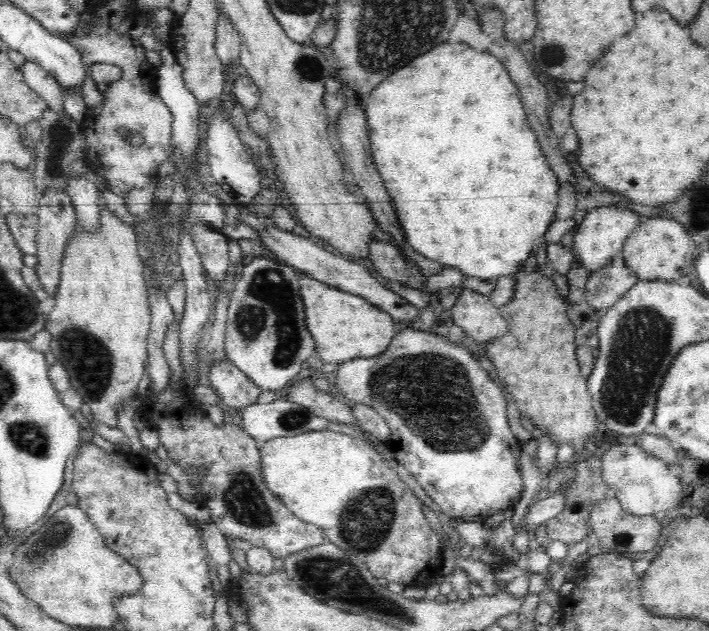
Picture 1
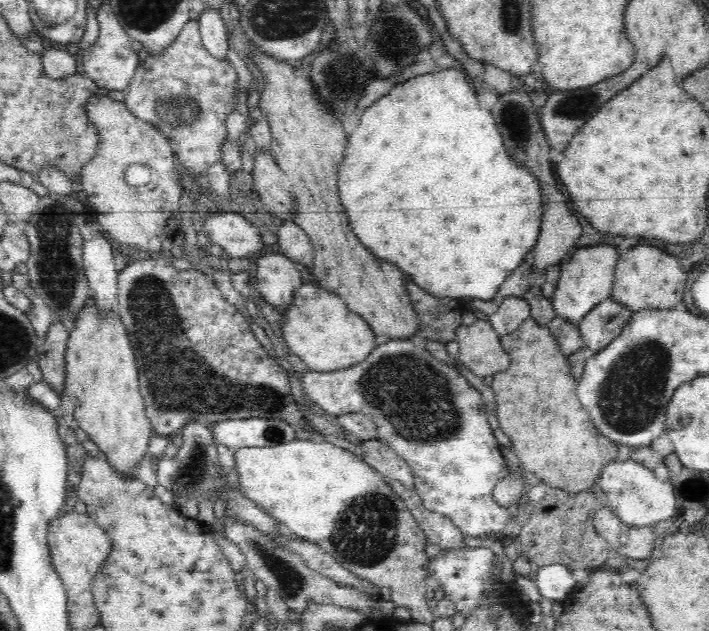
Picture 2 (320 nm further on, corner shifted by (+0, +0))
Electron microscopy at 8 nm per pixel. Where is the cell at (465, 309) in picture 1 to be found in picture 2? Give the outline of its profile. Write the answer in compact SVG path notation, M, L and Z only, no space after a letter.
M477 319L471 325L460 325L456 330L455 340L460 347L460 362L477 377L489 381L492 376L505 372L511 366L510 357L502 349L501 338L489 321Z

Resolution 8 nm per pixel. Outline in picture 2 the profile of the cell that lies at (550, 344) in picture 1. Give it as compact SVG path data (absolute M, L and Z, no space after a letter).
M531 316L513 334L501 338L502 349L510 357L511 366L489 379L495 392L498 426L513 446L522 470L531 481L542 481L552 488L578 495L592 489L606 464L618 456L616 442L600 434L582 404L576 398L577 382L570 374L568 358L562 355L556 337L547 326L540 326Z

